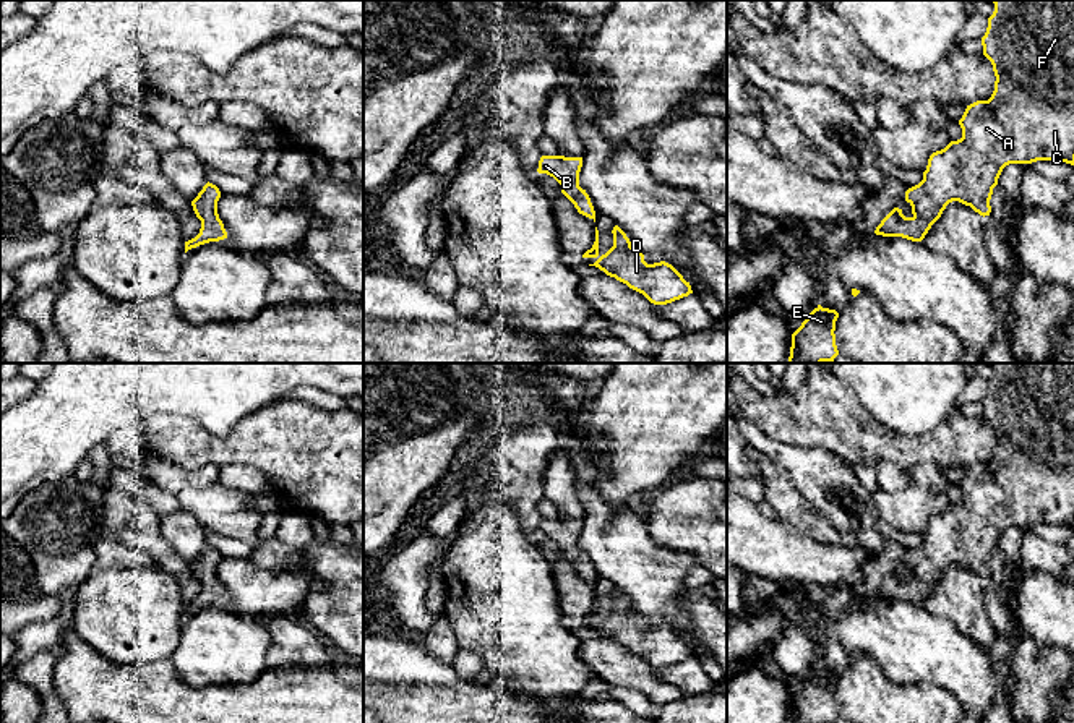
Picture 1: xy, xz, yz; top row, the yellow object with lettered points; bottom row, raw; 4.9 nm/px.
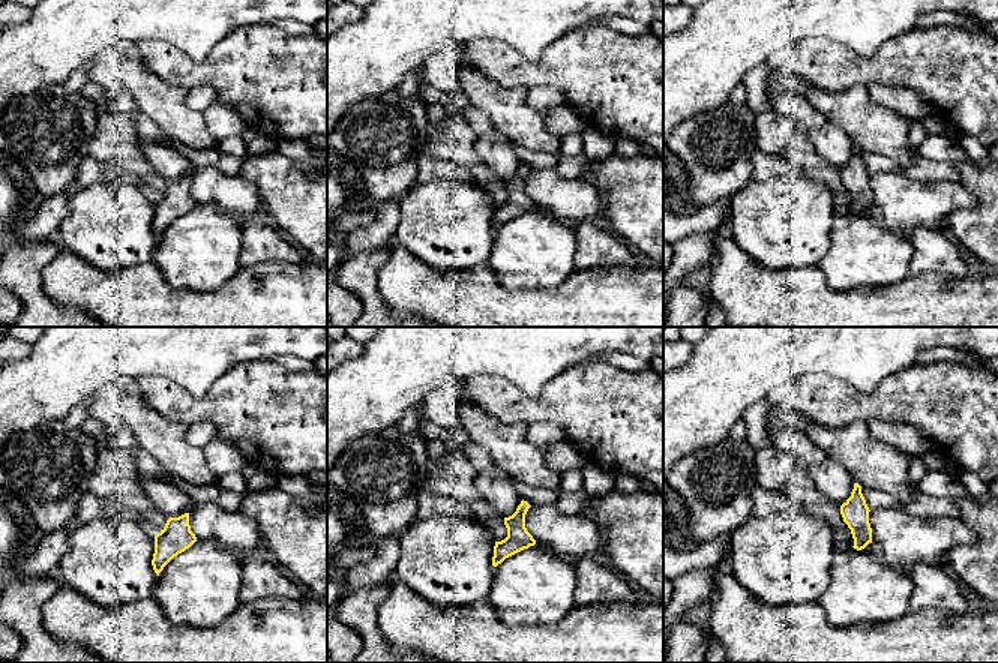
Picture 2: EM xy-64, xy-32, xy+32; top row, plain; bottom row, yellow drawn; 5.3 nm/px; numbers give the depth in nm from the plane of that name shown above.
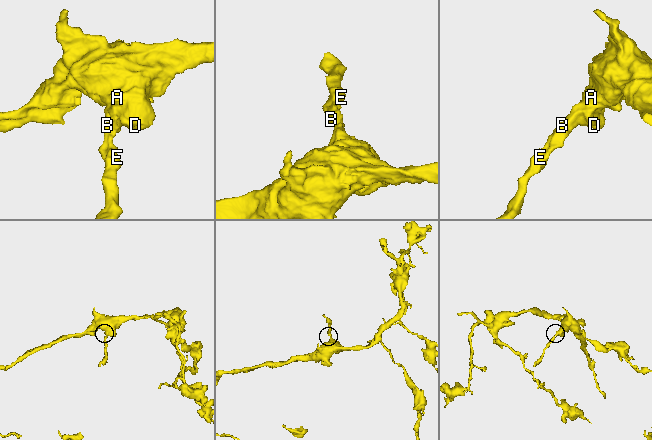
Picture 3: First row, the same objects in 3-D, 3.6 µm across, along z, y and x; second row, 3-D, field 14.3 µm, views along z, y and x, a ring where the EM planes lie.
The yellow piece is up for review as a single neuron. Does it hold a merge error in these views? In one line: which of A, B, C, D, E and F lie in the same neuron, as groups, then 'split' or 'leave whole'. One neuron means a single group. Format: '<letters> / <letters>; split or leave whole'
A B C D E F; leave whole

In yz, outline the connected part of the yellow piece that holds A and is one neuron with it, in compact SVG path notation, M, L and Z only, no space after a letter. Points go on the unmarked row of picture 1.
M995 363L982 400L996 439L988 464L967 468L962 501L930 519L923 543L905 554L912 580L894 571L876 590L883 600L921 605L946 569L959 564L990 579L990 563L1003 532L1037 524L1074 528L1074 363Z

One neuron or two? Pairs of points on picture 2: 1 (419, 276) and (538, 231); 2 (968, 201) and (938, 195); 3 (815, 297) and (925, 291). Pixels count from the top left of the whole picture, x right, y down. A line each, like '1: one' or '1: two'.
1: two
2: one
3: one

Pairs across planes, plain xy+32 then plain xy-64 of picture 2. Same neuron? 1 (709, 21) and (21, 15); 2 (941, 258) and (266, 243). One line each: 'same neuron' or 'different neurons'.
1: different neurons
2: same neuron

